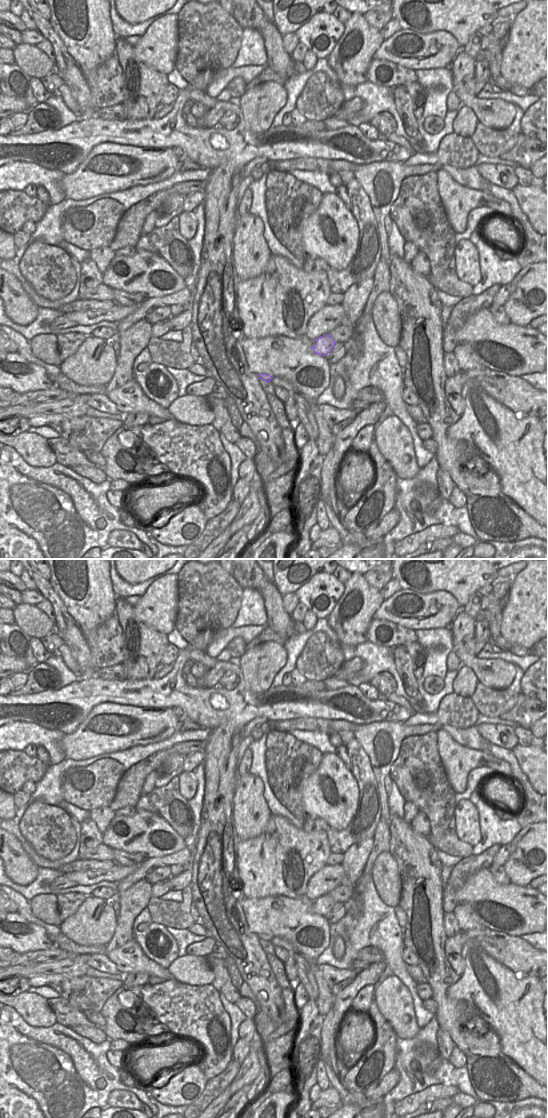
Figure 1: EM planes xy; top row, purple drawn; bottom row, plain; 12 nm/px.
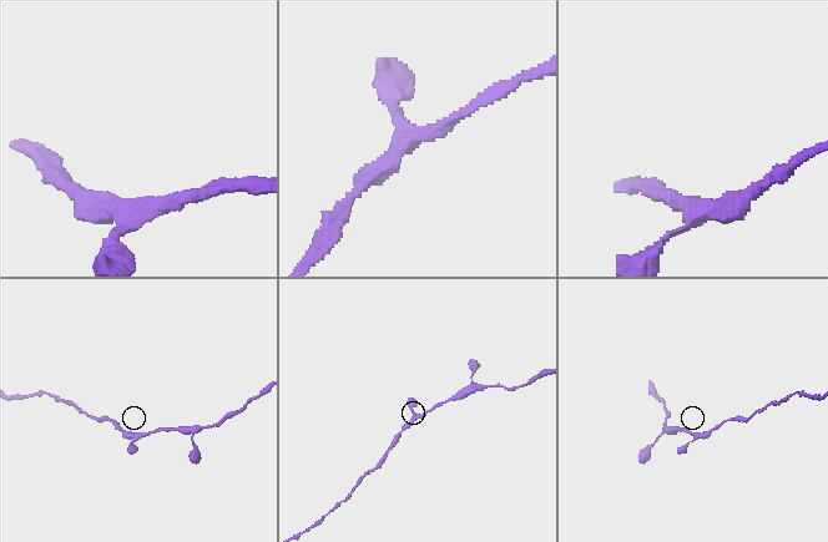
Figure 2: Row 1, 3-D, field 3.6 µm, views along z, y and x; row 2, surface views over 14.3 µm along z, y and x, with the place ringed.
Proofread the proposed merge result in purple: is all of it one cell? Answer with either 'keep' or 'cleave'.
keep

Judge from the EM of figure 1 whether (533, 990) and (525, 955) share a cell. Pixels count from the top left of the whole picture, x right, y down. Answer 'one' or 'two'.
two

